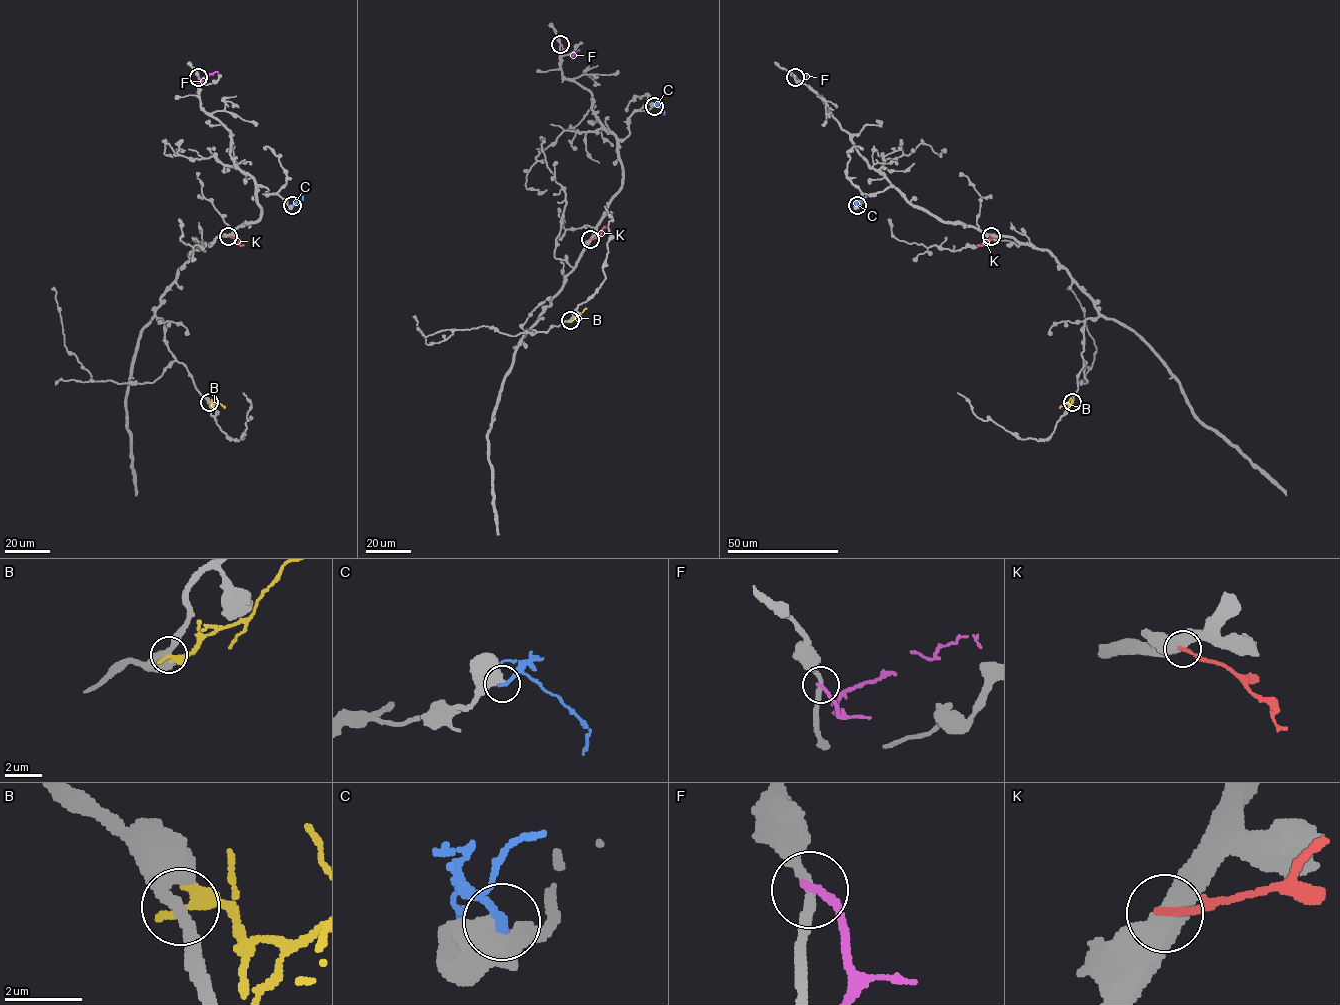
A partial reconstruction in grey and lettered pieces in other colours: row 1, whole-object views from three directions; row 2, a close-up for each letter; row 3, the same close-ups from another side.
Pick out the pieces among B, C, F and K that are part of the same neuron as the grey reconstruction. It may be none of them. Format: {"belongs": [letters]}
{"belongs": []}

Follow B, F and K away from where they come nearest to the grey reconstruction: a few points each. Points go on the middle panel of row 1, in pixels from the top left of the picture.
B: (570, 320), (579, 316), (585, 308)
F: (560, 44), (566, 54), (572, 56), (580, 50)
K: (590, 239), (596, 238), (605, 227)

